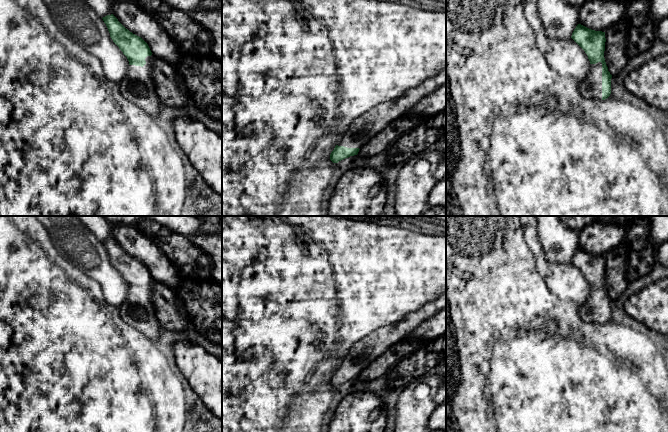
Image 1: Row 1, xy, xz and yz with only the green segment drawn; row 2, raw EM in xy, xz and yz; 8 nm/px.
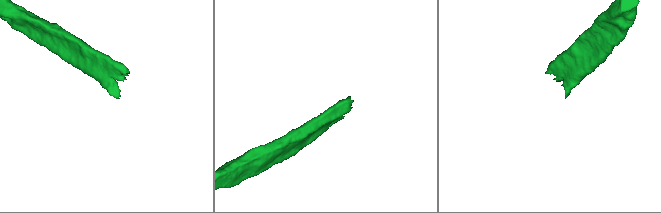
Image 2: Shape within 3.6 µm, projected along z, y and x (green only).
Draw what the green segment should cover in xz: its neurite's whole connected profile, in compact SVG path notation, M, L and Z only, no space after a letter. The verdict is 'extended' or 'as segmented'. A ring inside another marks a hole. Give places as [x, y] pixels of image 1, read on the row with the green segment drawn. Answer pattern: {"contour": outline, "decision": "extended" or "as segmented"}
{"contour": "M446 68L425 80L417 87L410 88L401 96L384 102L353 120L330 154L333 163L357 155L359 150L376 136L384 127L398 117L407 114L424 97L446 83Z", "decision": "extended"}

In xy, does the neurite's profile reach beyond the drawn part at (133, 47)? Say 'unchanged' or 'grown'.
grown

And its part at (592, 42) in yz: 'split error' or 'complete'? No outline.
split error

